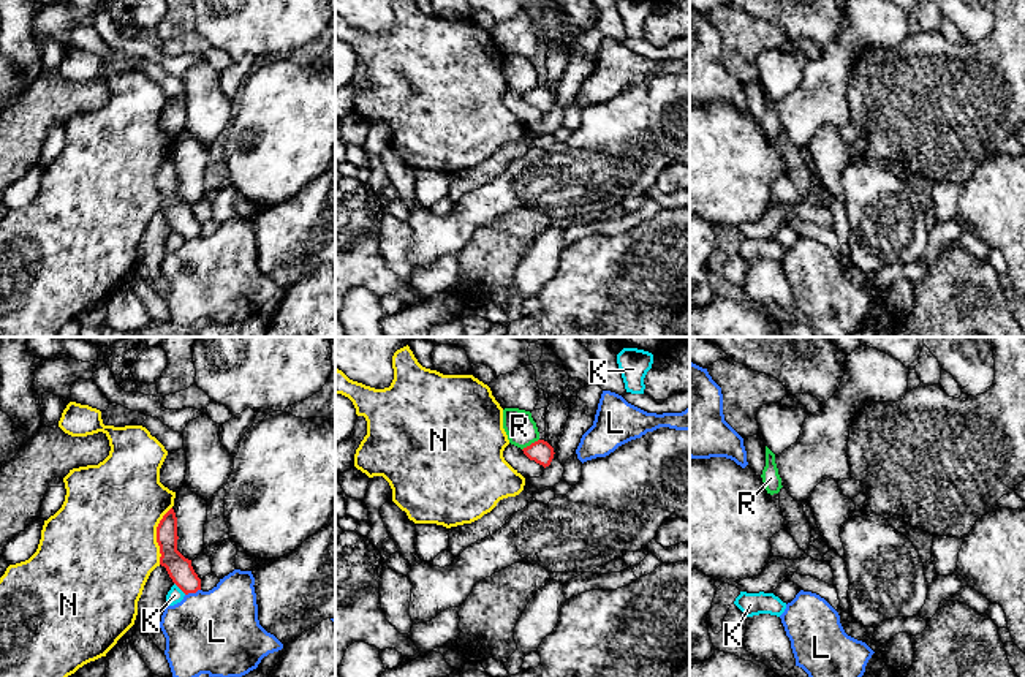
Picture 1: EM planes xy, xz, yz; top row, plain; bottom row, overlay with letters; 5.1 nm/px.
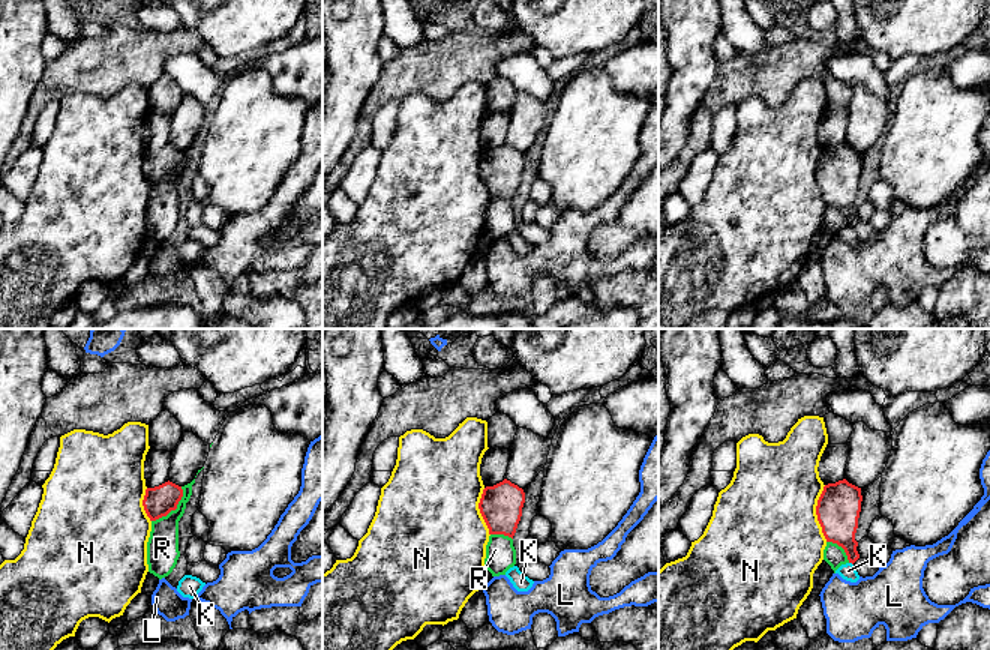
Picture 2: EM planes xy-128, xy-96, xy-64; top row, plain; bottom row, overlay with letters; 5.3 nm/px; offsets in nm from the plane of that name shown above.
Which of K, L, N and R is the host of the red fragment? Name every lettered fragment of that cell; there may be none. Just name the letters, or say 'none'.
none

